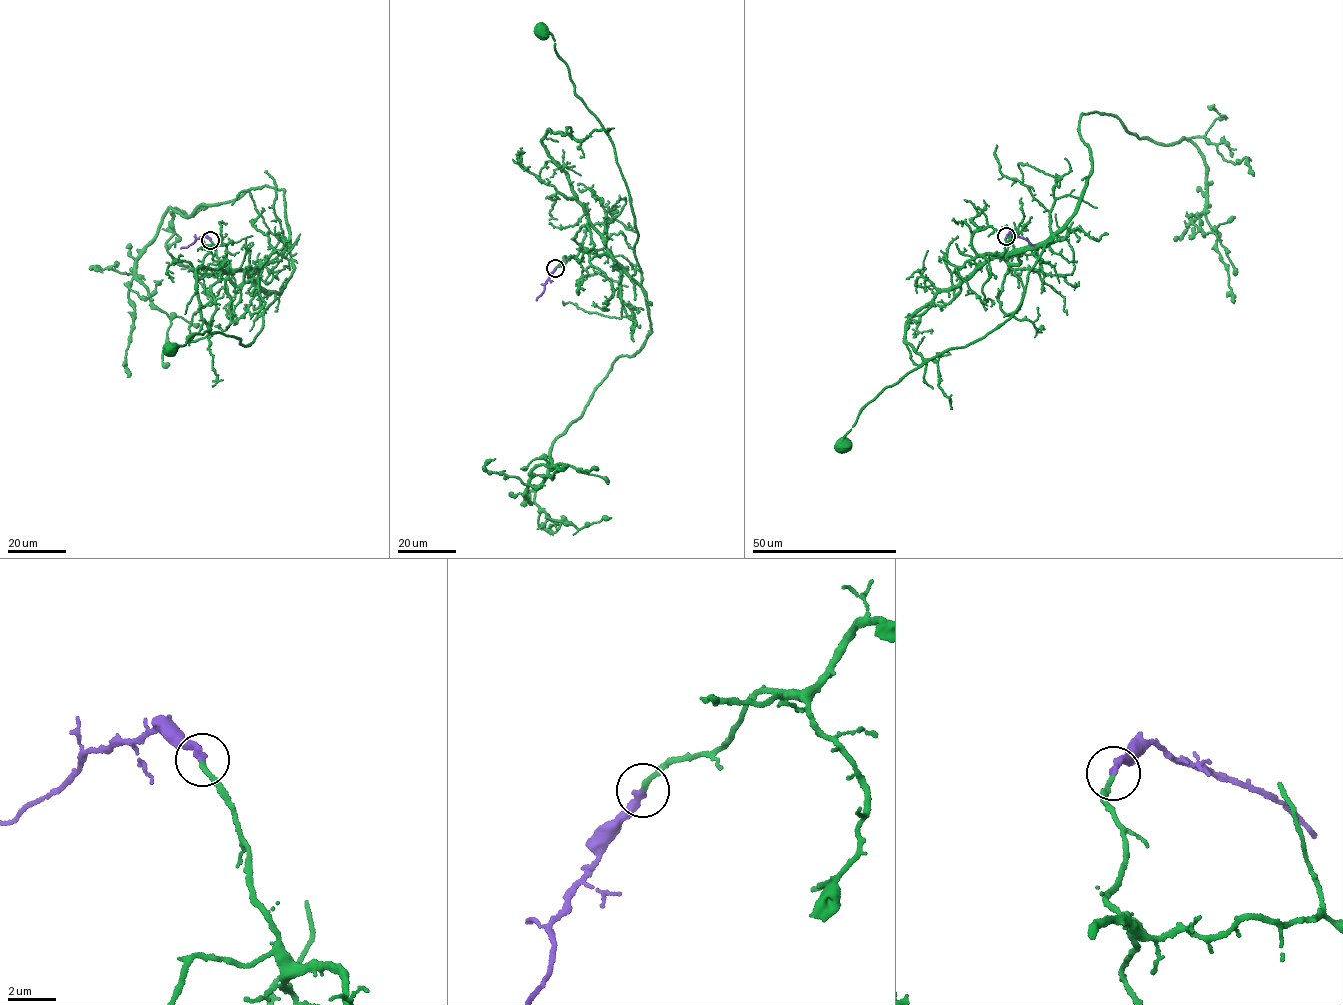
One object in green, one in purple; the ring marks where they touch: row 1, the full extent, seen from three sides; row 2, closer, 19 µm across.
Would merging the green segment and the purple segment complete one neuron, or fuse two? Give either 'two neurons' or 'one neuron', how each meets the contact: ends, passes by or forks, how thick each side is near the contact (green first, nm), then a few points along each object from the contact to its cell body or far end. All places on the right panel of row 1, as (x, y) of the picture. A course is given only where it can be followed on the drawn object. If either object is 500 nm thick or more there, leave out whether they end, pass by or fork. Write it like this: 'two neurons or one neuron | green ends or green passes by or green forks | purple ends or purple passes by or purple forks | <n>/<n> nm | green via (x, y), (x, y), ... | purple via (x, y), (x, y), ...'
one neuron | green ends | purple ends | 200/300 nm | green via (1006, 237), (1009, 264), (1054, 238), (1028, 273), (1014, 313), (887, 386), (862, 410), (843, 445) | purple via (1006, 236), (1011, 233), (1035, 246)

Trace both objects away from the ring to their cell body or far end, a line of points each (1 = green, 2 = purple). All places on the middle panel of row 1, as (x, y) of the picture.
1: (555, 268), (583, 247), (611, 256), (640, 283), (642, 276), (613, 145), (578, 97), (552, 35), (539, 32)
2: (555, 268), (536, 300)

